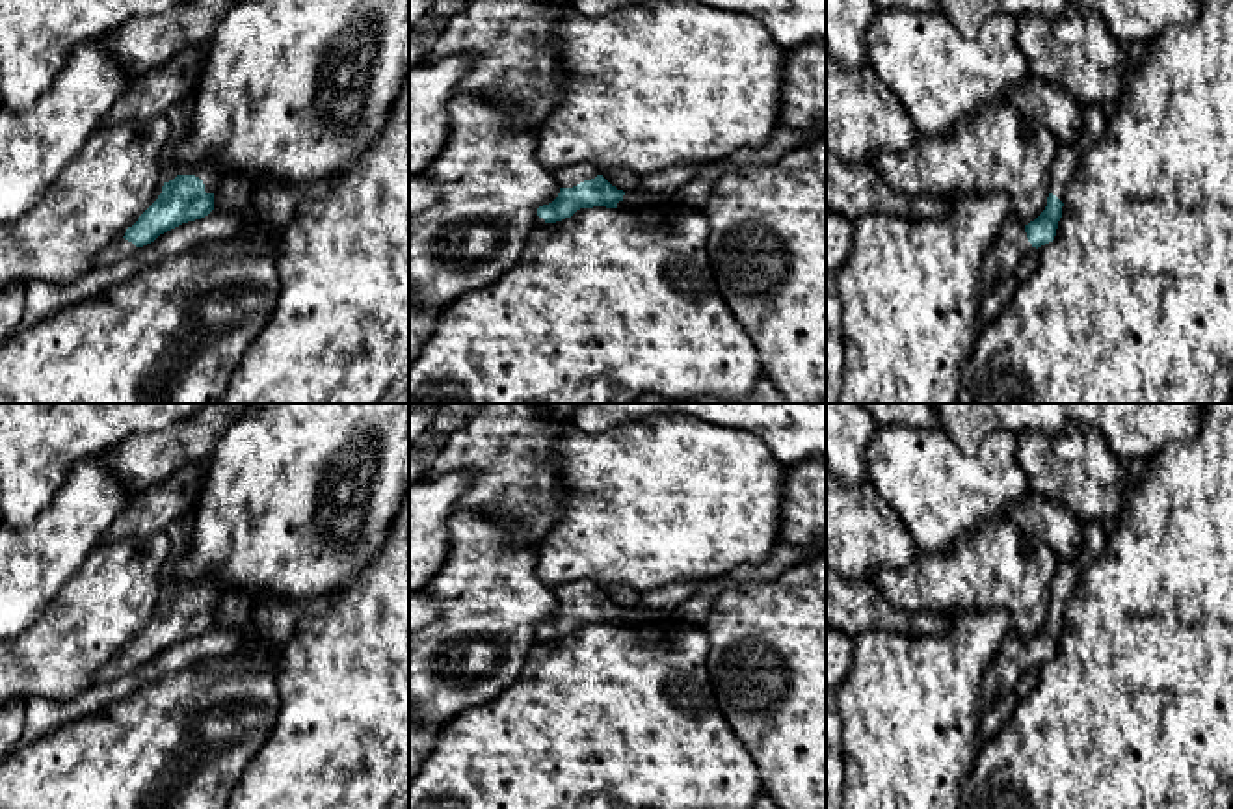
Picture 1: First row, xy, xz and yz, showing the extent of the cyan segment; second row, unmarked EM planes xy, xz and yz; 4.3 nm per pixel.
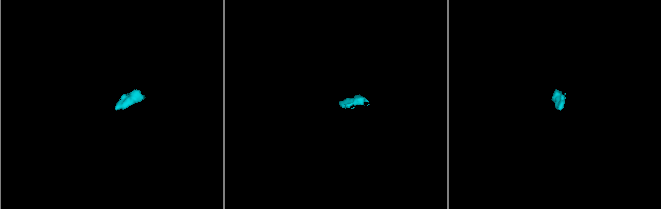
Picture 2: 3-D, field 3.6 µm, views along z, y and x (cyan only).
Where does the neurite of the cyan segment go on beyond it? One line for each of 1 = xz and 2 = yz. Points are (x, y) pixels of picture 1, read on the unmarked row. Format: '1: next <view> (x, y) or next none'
1: next xz (571, 592)
2: next yz (1010, 661)

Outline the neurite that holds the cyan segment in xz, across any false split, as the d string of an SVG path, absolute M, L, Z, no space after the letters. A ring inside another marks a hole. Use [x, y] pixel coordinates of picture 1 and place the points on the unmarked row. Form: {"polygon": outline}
{"polygon": "M577 580L567 584L558 584L550 588L560 601L558 614L537 625L537 642L556 640L571 634L580 625L623 623L623 606L612 603L593 582Z"}

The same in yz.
{"polygon": "M1081 523L1084 552L1075 562L1060 560L1049 593L1049 614L1045 627L1028 642L1023 642L1012 629L999 645L982 679L980 714L1001 696L1014 690L1025 670L1054 656L1062 634L1064 614L1069 597L1081 578L1084 562L1107 547L1103 523Z"}

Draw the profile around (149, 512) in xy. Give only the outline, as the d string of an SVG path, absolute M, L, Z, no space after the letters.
M193 454L175 472L164 474L149 489L138 491L108 526L102 543L132 536L154 536L173 521L192 513L203 489L205 469Z

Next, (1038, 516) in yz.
M1028 491L1023 502L1012 504L1006 517L1025 534L1036 536L1066 562L1075 562L1084 552L1081 521L1062 504Z

